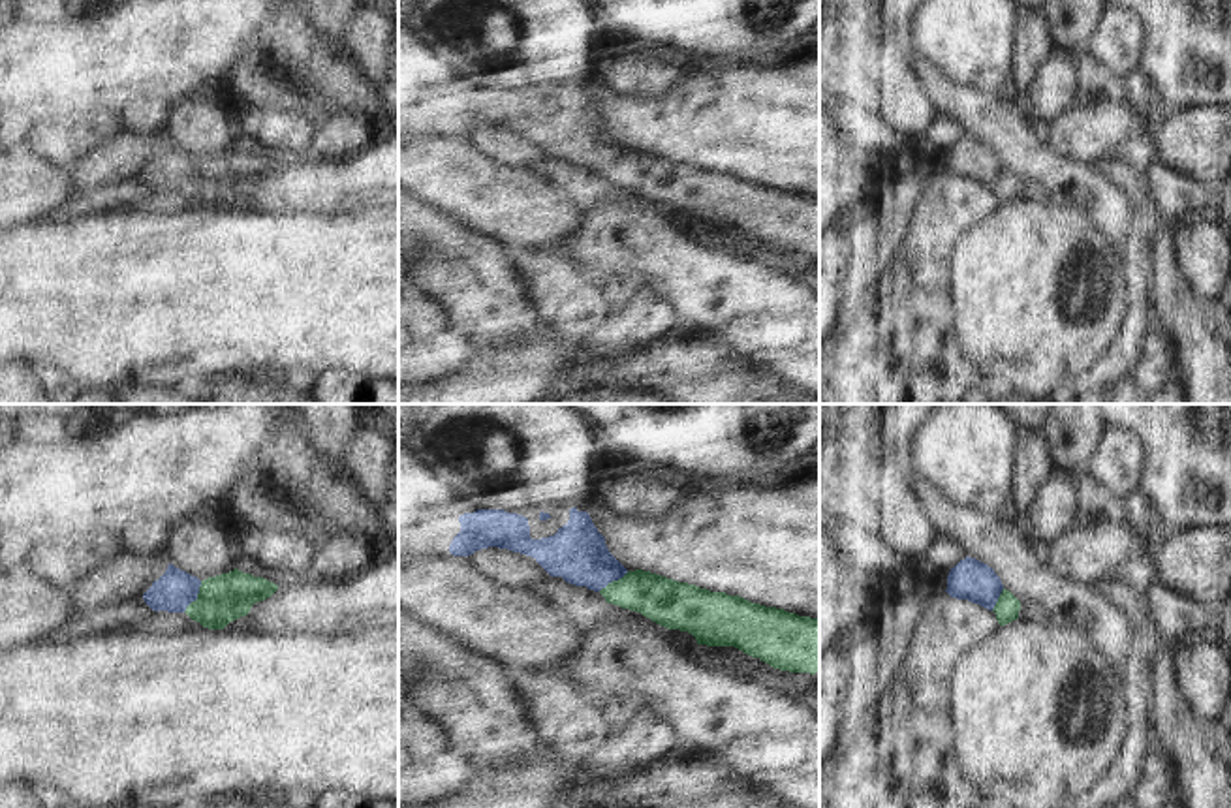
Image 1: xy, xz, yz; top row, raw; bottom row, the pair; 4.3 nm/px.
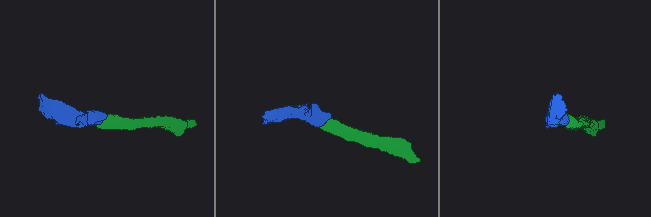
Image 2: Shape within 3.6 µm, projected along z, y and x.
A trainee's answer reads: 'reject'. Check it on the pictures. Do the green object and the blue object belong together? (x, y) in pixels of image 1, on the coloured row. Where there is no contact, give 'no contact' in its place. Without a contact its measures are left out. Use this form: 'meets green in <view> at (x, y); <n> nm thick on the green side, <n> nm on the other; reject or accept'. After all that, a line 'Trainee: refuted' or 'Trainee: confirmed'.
meets green in xy at (198, 596); 200 nm thick on the green side, 170 nm on the other; accept
Trainee: refuted

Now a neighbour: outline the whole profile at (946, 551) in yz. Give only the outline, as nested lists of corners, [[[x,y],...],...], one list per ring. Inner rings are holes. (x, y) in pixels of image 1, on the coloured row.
[[[940,536],[930,551],[928,558],[938,564],[940,567],[951,569],[955,567],[960,560],[966,558],[966,549],[962,547],[960,541],[949,537],[949,536]]]

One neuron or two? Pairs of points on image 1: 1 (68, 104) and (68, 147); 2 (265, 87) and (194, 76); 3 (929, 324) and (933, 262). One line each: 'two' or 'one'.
1: two
2: two
3: two

